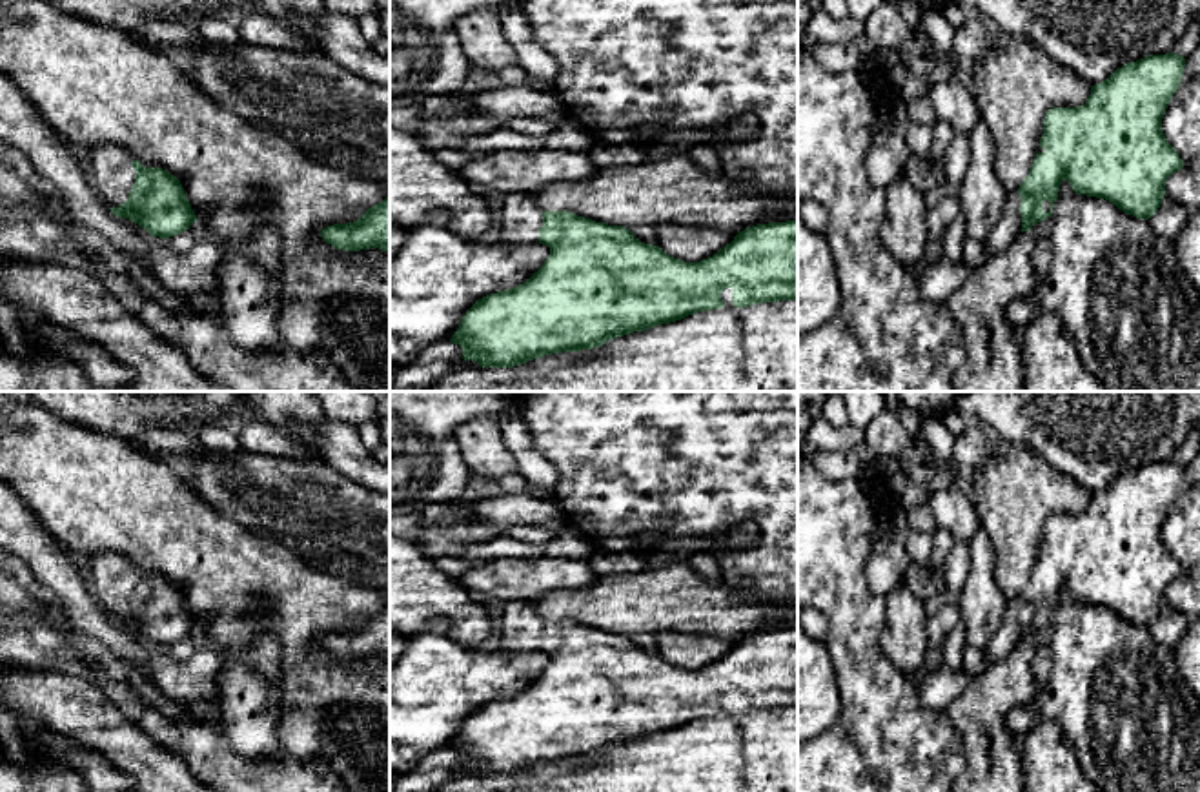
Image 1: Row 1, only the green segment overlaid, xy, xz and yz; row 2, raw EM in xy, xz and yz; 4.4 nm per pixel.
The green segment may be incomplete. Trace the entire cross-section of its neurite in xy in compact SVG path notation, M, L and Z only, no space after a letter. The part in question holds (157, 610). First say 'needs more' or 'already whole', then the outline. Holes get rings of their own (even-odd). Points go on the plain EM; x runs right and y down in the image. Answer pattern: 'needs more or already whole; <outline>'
needs more; M115 552L91 559L89 586L113 623L129 626L149 643L169 646L197 630L177 584L162 575L146 575Z

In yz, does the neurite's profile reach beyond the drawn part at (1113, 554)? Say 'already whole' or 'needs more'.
needs more

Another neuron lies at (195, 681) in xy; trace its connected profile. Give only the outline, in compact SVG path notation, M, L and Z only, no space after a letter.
M147 646L142 668L169 699L178 703L202 708L220 699L222 655L215 650L197 648L189 659L177 661Z

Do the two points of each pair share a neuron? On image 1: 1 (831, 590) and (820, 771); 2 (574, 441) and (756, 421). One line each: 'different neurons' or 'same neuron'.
1: same neuron
2: same neuron

